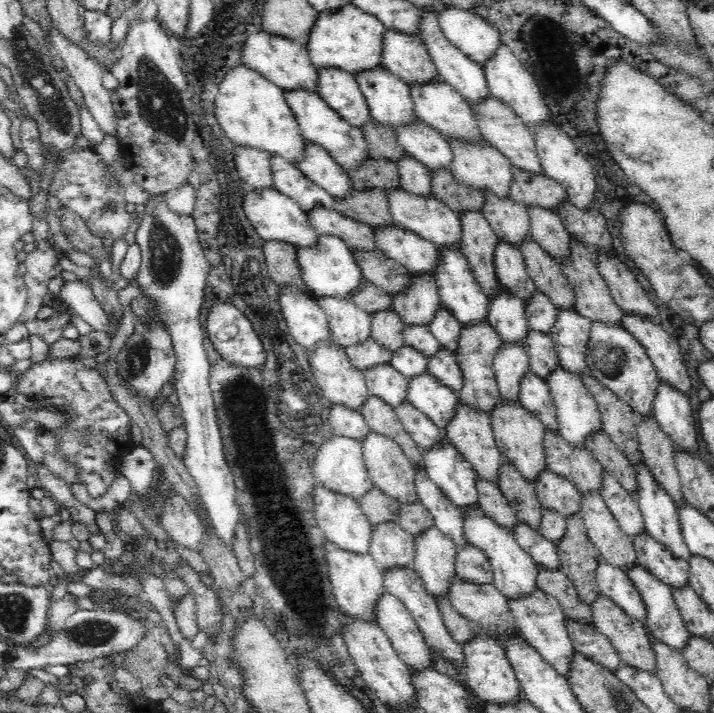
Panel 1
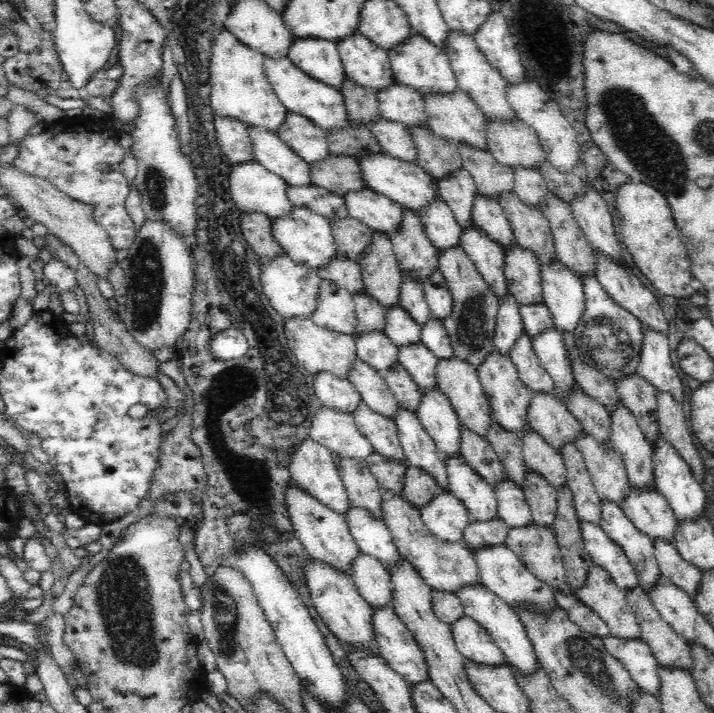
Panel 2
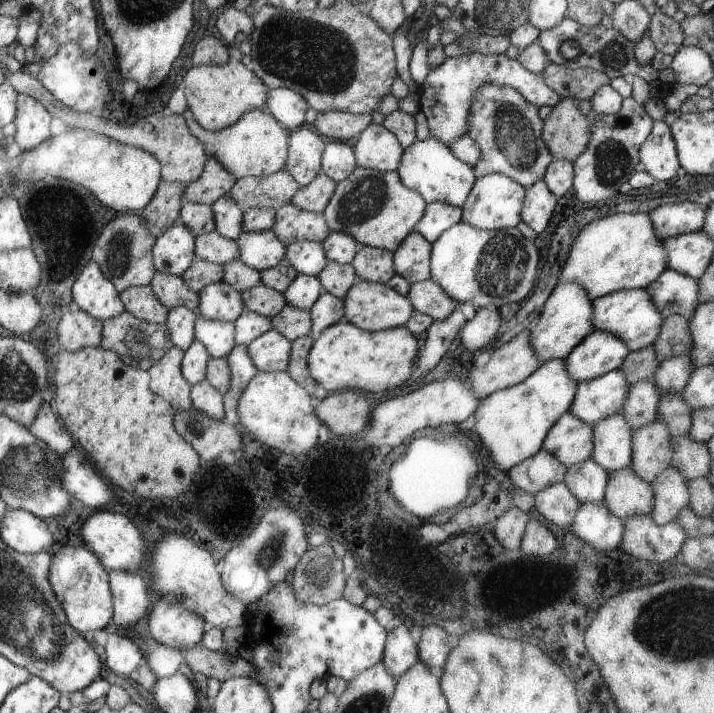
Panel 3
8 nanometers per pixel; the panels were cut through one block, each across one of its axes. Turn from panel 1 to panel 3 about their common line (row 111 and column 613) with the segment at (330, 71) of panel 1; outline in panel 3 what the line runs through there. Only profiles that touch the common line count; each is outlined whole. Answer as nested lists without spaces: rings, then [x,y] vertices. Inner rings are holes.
[[[595,330],[565,358],[566,370],[579,384],[620,369],[628,353],[628,346],[620,338]]]

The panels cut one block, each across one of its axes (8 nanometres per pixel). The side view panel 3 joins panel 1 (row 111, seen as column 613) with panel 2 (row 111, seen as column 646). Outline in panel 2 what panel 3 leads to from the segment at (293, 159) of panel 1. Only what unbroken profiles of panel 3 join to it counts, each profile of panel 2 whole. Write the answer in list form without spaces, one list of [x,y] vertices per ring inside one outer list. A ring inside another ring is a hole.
[[[226,27],[213,36],[210,49],[210,79],[207,81],[208,100],[214,114],[222,118],[240,120],[249,128],[268,129],[278,133],[288,116],[287,108],[274,93],[265,74],[265,57],[258,50],[238,41]]]

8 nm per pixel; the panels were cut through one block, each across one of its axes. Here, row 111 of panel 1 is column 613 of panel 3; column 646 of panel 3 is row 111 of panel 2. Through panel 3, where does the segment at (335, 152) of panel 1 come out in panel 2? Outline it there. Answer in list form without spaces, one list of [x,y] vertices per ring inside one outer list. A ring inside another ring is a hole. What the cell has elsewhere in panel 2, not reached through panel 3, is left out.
[[[270,56],[265,57],[265,74],[273,87],[274,93],[277,94],[287,110],[312,120],[324,131],[346,126],[349,118],[342,93],[299,70],[298,66],[295,66],[287,56],[280,58],[280,60]]]

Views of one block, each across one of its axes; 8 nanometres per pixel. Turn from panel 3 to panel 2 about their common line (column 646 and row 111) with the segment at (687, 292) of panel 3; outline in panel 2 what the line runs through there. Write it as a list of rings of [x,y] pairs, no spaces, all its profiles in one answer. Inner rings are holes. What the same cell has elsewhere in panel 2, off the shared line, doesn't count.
[[[290,110],[287,114],[277,135],[306,163],[324,160],[331,153],[326,131],[300,114]]]

